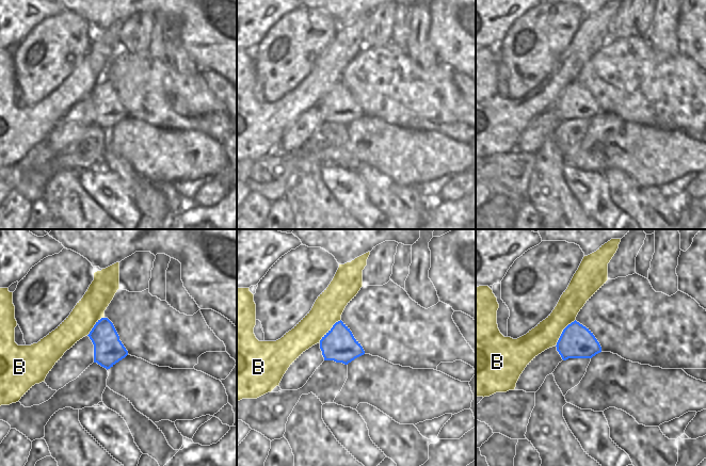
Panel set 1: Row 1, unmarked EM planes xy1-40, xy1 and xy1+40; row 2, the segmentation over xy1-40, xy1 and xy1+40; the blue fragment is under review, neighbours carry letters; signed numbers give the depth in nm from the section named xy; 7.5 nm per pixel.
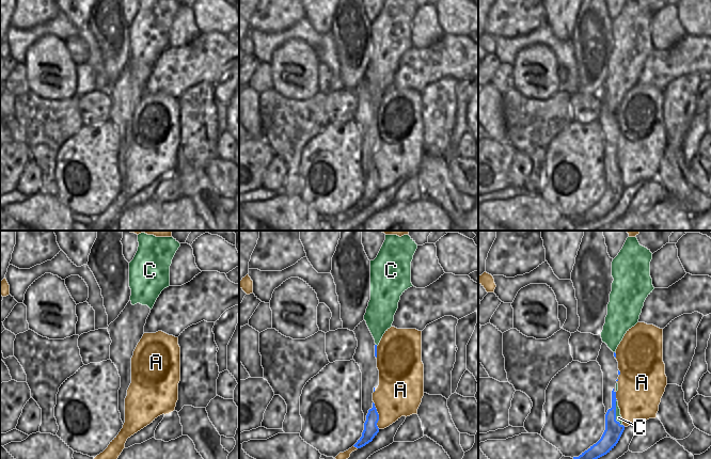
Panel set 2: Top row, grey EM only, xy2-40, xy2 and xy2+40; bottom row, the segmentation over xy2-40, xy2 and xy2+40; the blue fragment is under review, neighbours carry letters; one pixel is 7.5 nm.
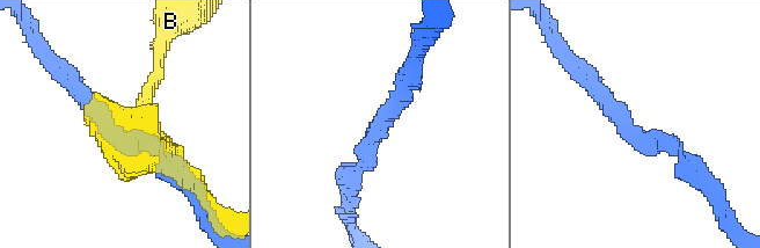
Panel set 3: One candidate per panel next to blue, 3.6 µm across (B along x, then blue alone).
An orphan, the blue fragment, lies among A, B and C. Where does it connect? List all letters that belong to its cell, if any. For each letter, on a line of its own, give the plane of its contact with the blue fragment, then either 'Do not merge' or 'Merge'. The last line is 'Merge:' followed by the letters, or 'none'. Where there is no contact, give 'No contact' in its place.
A: Touches blue in xy2. Do not merge
B: Touches blue in xy1. Do not merge
C: Touches blue in xy2+40. Do not merge
Merge: none

